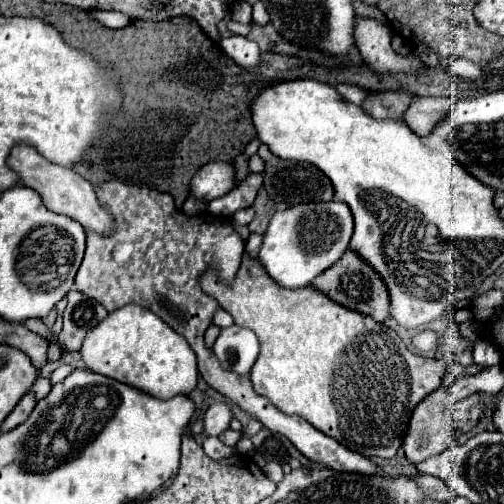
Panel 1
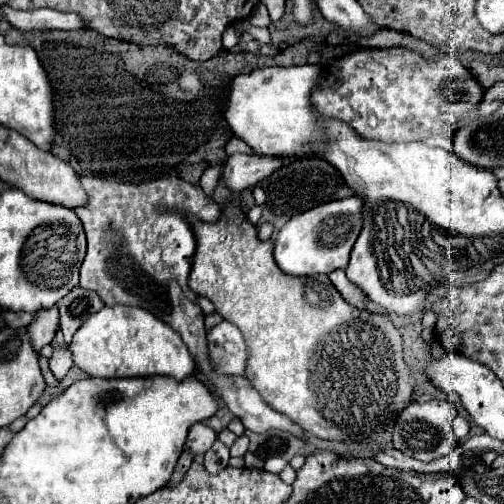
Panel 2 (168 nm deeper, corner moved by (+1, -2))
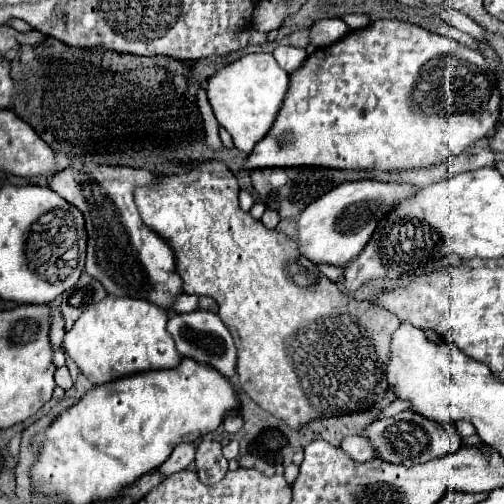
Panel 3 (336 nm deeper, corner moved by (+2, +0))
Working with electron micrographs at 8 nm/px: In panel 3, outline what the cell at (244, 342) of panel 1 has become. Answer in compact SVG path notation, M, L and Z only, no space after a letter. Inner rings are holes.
M194 311L190 315L176 313L168 321L168 331L174 337L176 349L178 353L182 353L182 357L190 357L198 363L210 365L228 379L236 375L236 345L230 337L230 331L226 329L226 325L216 313L210 313L210 311Z

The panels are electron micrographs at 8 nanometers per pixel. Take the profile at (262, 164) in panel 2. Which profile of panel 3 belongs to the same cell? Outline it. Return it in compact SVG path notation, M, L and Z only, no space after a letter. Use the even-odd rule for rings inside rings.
M380 19L372 25L352 31L342 41L318 49L312 53L300 69L296 69L290 75L290 93L286 93L286 101L282 105L282 113L278 113L278 121L274 123L274 129L270 129L270 137L264 137L254 151L246 157L242 163L244 169L272 169L272 167L302 167L302 165L322 165L322 167L334 167L334 169L370 169L370 171L400 171L400 169L416 169L416 167L430 167L436 163L444 163L450 159L456 159L466 147L470 147L476 139L484 139L488 131L494 129L498 121L500 111L500 91L496 87L496 77L490 71L484 71L486 59L468 49L466 45L456 43L450 37L430 33L422 27L402 23L396 19Z

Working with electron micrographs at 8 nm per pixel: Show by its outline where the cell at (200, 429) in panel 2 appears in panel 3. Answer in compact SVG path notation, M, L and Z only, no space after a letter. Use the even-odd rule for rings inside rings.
M180 443L172 451L172 455L158 467L158 471L164 475L172 475L176 471L182 471L194 461L194 455L196 455L196 443Z

